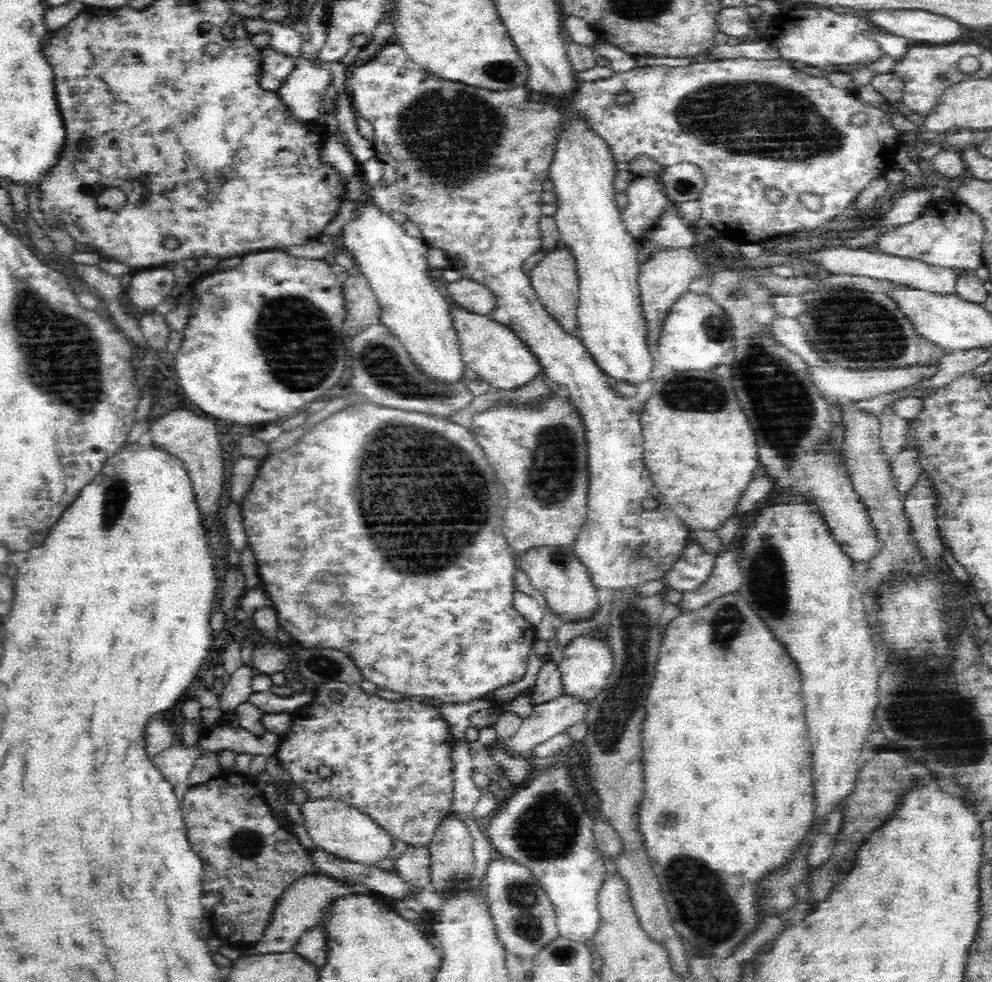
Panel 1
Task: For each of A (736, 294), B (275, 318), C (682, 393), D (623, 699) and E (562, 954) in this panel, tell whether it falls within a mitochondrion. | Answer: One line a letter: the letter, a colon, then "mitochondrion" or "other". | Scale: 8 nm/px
A: mitochondrion
B: mitochondrion
C: mitochondrion
D: mitochondrion
E: mitochondrion

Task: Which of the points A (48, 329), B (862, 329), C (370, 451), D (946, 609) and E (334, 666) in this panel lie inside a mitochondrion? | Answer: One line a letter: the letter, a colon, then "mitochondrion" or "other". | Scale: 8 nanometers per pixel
A: mitochondrion
B: mitochondrion
C: other
D: mitochondrion
E: mitochondrion

